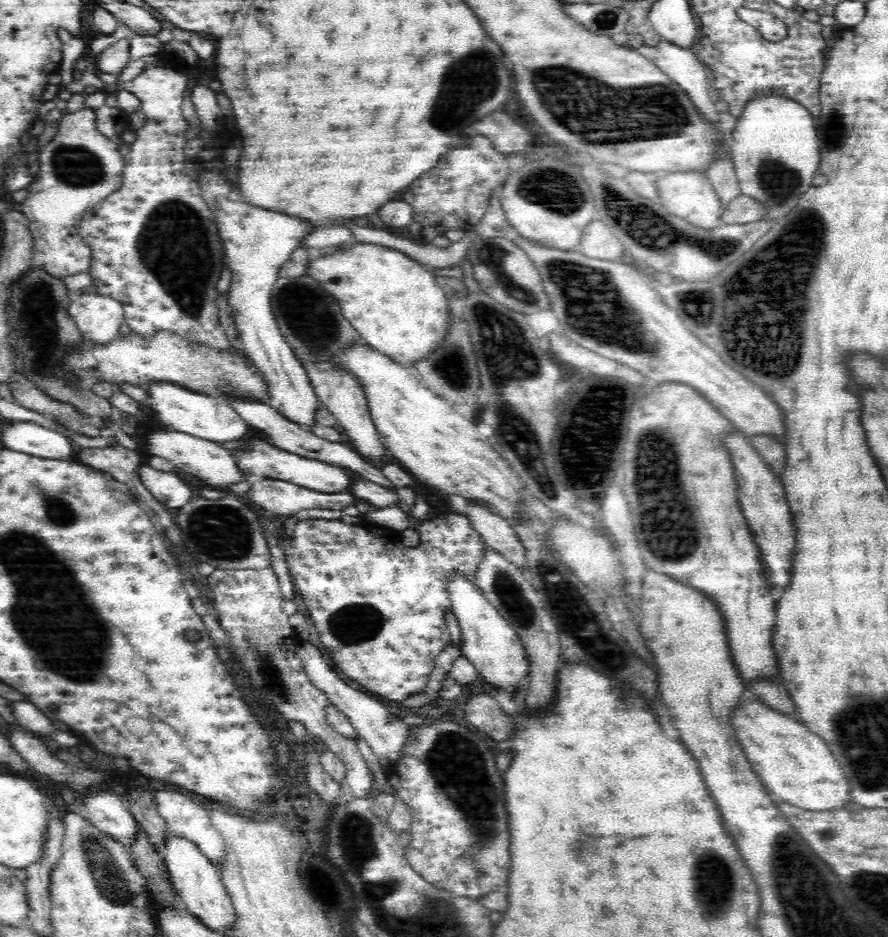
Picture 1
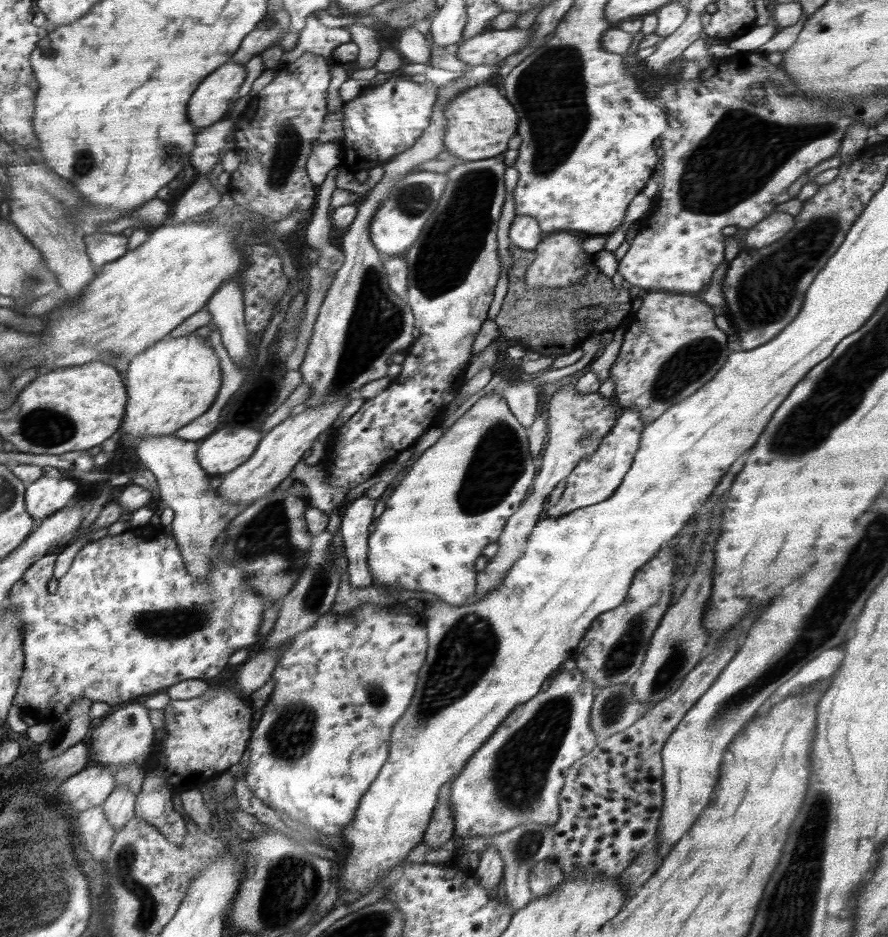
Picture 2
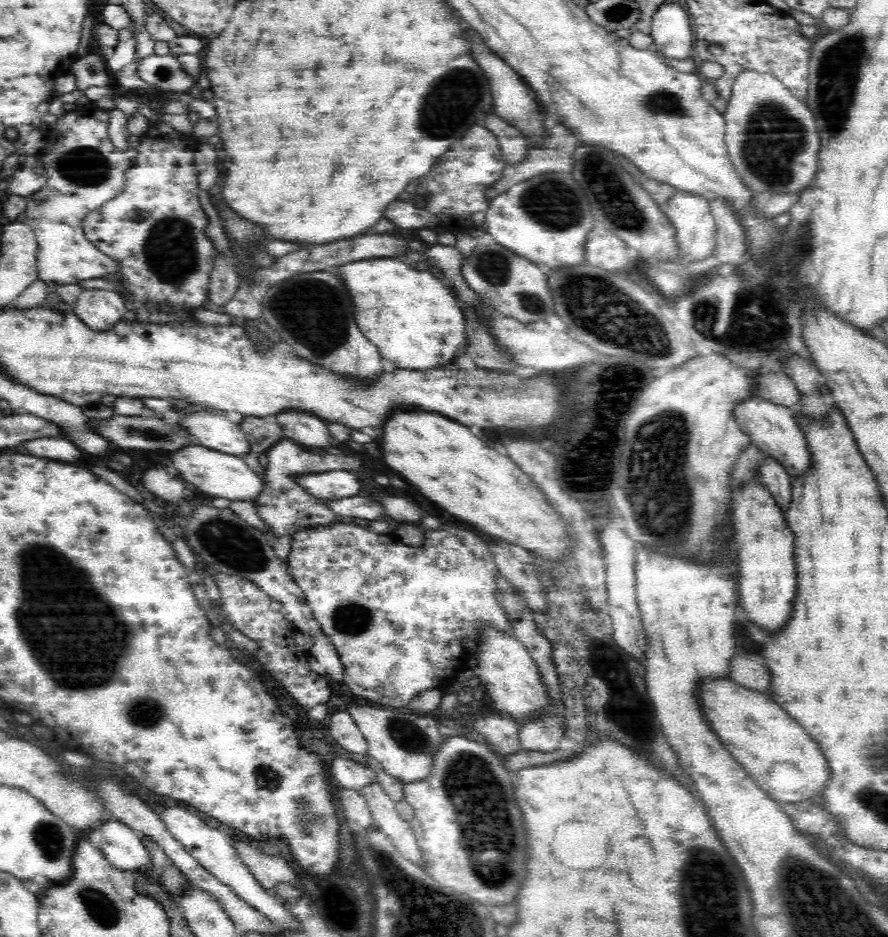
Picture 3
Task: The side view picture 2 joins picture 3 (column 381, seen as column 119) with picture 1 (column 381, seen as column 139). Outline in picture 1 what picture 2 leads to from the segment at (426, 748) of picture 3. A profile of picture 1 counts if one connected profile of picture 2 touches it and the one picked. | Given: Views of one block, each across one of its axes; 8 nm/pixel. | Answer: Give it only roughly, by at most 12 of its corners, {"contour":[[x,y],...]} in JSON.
{"contour":[[309,641],[297,653],[331,704],[386,767],[414,726],[398,703],[350,687]]}

